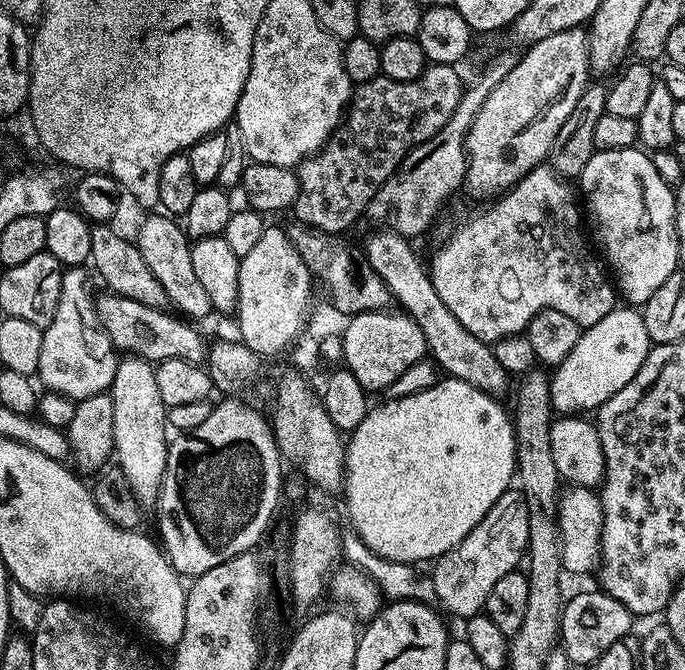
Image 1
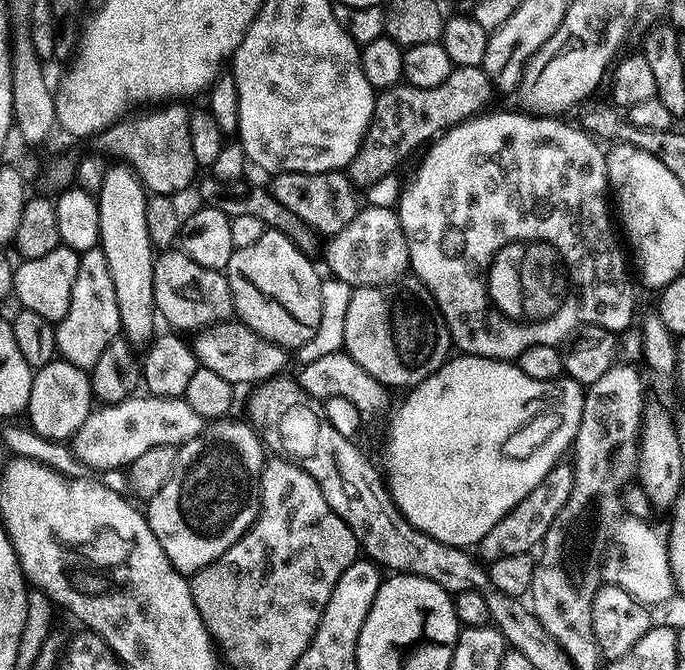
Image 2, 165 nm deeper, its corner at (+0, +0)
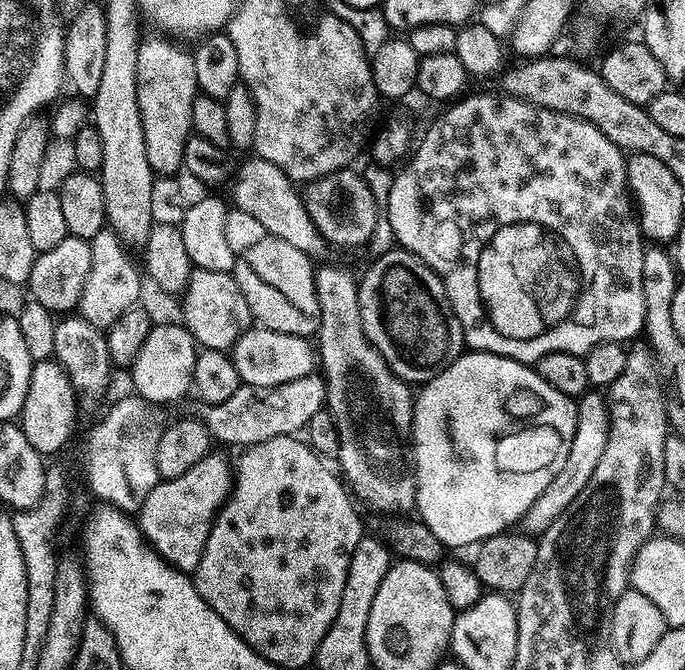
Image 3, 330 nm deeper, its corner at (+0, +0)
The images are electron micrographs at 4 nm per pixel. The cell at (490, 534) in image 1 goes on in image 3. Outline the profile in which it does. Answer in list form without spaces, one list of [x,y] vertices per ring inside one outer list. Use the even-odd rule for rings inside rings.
[[[589,390],[579,397],[576,406],[576,433],[574,442],[570,442],[570,454],[566,456],[566,466],[562,466],[562,470],[558,472],[554,482],[550,482],[550,486],[535,500],[530,506],[530,510],[526,510],[522,528],[525,533],[531,534],[533,537],[539,538],[546,530],[550,530],[550,526],[554,526],[554,522],[558,522],[558,518],[570,506],[570,502],[574,502],[574,498],[578,498],[578,494],[585,492],[588,485],[593,483],[598,458],[602,458],[602,454],[606,450],[610,427],[608,401],[601,393],[599,396],[596,392],[599,391]]]

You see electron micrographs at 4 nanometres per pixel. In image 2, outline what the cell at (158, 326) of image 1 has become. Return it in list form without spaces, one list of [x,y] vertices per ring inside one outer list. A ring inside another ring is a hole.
[[[239,322],[210,324],[206,328],[199,329],[195,336],[196,341],[192,340],[190,345],[196,353],[199,367],[214,370],[214,374],[226,378],[226,382],[234,386],[259,385],[261,383],[259,380],[268,380],[271,376],[278,375],[288,364],[289,353],[285,349],[254,334],[254,330]]]

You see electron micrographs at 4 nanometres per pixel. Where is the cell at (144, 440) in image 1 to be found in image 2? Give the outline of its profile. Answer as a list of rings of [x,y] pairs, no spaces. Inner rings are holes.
[[[126,164],[111,165],[98,193],[100,206],[99,248],[106,254],[106,266],[110,266],[110,278],[114,278],[114,290],[118,298],[120,327],[123,339],[132,346],[147,345],[157,331],[156,299],[154,298],[154,245],[151,236],[146,240],[132,240],[132,236],[144,236],[148,229],[148,196],[139,177]]]

